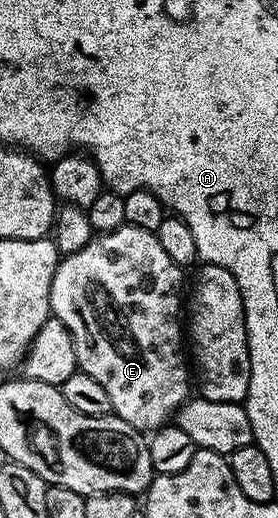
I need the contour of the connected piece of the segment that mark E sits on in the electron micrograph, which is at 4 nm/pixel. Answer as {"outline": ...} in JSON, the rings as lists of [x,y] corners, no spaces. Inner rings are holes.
{"outline":[[[126,225],[114,231],[102,231],[94,234],[93,240],[87,245],[83,245],[83,249],[79,249],[79,253],[71,253],[70,255],[64,256],[58,262],[57,268],[55,269],[55,277],[51,277],[49,310],[52,318],[63,321],[63,325],[67,325],[67,329],[71,333],[71,341],[75,345],[75,357],[77,358],[79,370],[87,373],[87,377],[95,377],[95,381],[99,381],[99,385],[103,385],[103,389],[107,389],[107,397],[111,397],[111,405],[113,406],[112,414],[118,415],[120,419],[127,421],[132,427],[137,428],[142,433],[152,433],[158,427],[166,426],[176,416],[177,410],[183,406],[186,399],[190,398],[191,395],[191,391],[189,391],[191,367],[187,362],[186,352],[185,355],[181,352],[183,323],[182,320],[181,323],[177,320],[180,315],[181,318],[183,315],[181,275],[183,275],[183,268],[175,265],[175,261],[171,261],[171,257],[167,257],[163,245],[159,245],[159,241],[154,232]]]}

